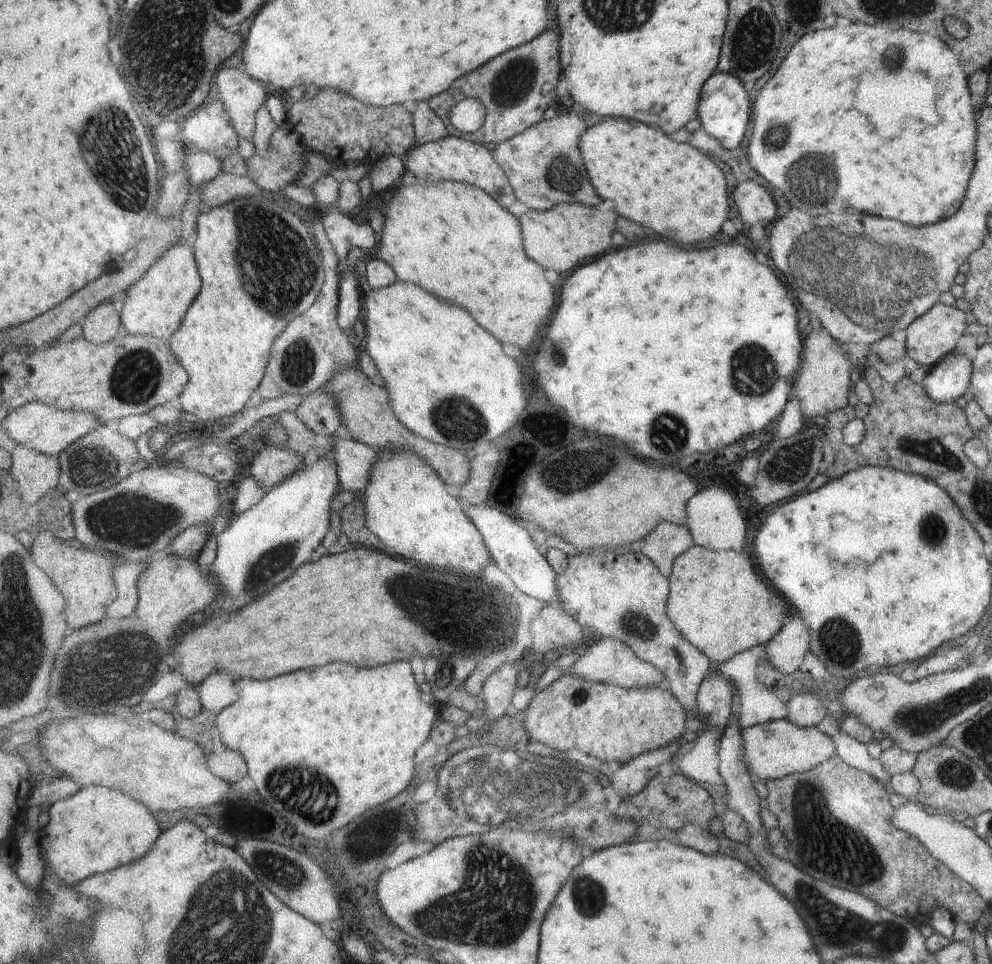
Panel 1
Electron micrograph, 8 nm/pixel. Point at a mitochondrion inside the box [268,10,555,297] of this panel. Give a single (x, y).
(513, 84)

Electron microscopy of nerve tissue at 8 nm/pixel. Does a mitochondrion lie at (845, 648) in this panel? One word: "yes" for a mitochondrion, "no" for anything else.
yes

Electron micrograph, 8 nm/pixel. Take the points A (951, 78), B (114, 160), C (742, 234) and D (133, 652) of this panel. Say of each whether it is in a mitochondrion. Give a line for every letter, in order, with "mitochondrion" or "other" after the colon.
A: other
B: mitochondrion
C: other
D: mitochondrion

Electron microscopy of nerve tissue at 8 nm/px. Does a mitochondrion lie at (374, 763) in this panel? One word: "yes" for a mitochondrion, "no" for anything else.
no

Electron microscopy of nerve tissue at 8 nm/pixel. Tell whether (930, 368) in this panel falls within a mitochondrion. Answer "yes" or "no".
no

